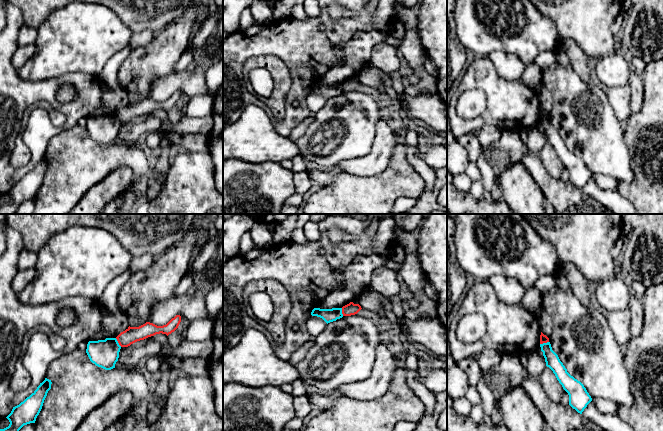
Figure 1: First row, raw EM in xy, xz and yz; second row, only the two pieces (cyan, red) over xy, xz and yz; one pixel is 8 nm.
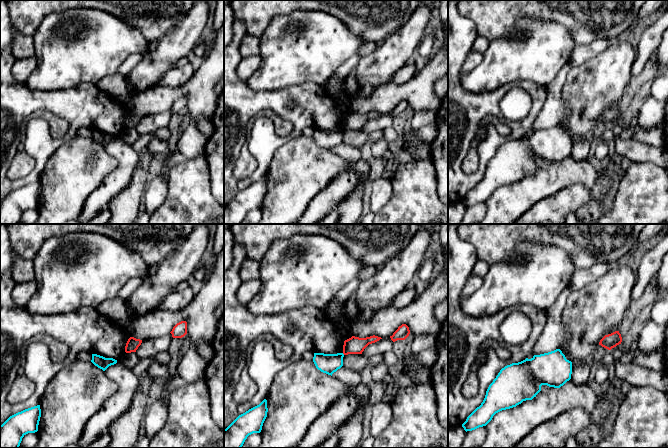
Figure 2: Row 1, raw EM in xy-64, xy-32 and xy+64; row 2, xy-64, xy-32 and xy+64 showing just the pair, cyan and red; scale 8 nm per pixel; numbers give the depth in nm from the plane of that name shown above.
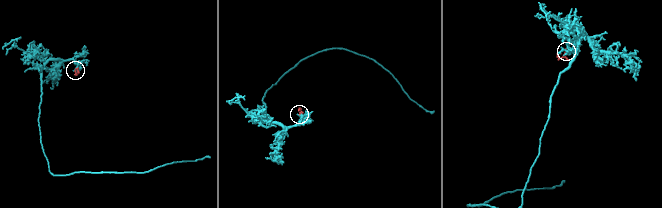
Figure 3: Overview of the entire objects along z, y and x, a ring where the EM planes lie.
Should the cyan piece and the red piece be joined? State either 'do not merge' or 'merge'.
do not merge

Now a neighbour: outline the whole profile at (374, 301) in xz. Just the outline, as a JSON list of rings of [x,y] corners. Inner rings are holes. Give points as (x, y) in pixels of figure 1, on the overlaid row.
[[[371,290],[368,295],[364,295],[360,298],[357,298],[359,305],[362,309],[377,312],[379,310],[386,311],[385,307],[386,302],[388,301],[388,297],[384,297],[383,295]]]

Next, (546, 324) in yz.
[[[542,308],[539,320],[540,331],[549,338],[553,331],[553,321],[551,315],[545,310],[545,308]]]

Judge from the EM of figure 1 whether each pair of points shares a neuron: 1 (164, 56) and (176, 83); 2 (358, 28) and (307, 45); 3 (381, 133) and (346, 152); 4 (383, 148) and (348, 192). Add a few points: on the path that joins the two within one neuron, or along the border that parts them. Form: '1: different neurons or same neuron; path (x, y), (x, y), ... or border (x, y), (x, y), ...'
1: different neurons; border (174, 71), (158, 78), (152, 86)
2: same neuron; path (345, 41), (342, 44), (320, 45)
3: different neurons; border (385, 117), (376, 125), (371, 149), (361, 157)
4: different neurons; border (384, 169), (368, 176), (356, 176), (338, 171)

